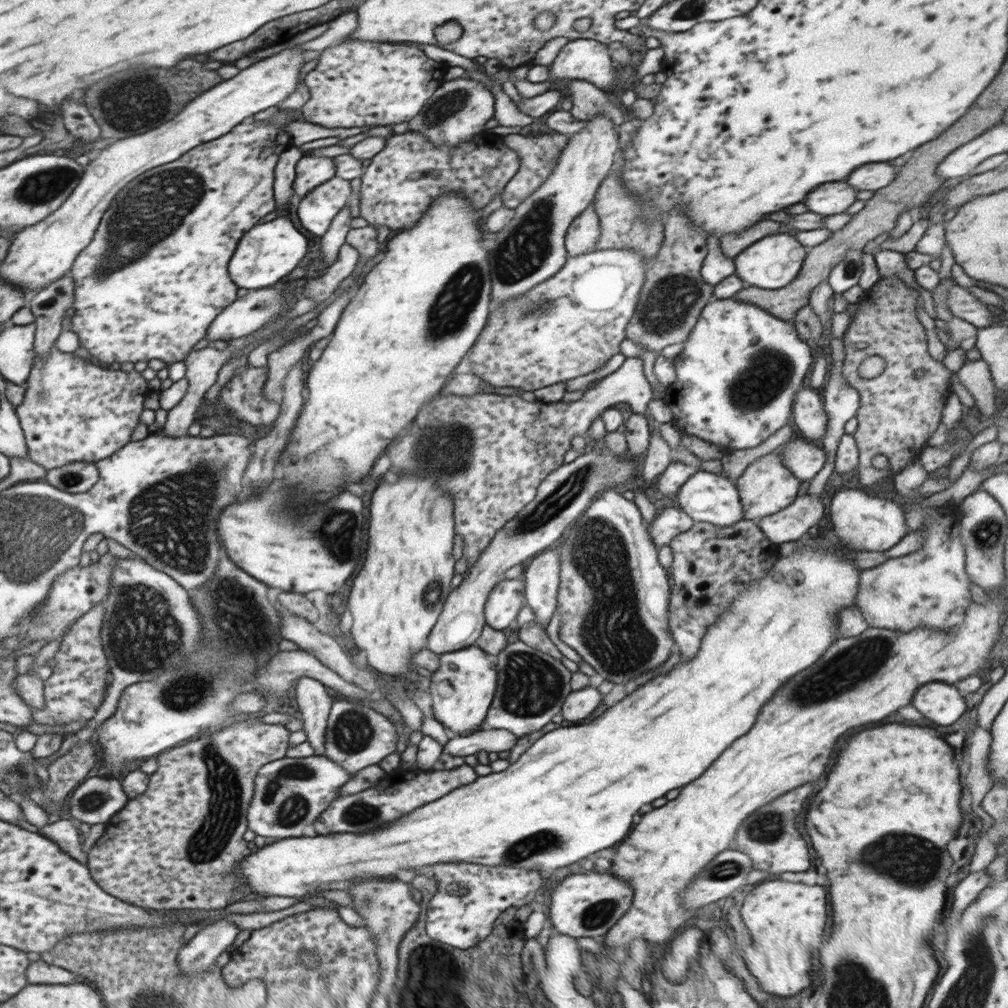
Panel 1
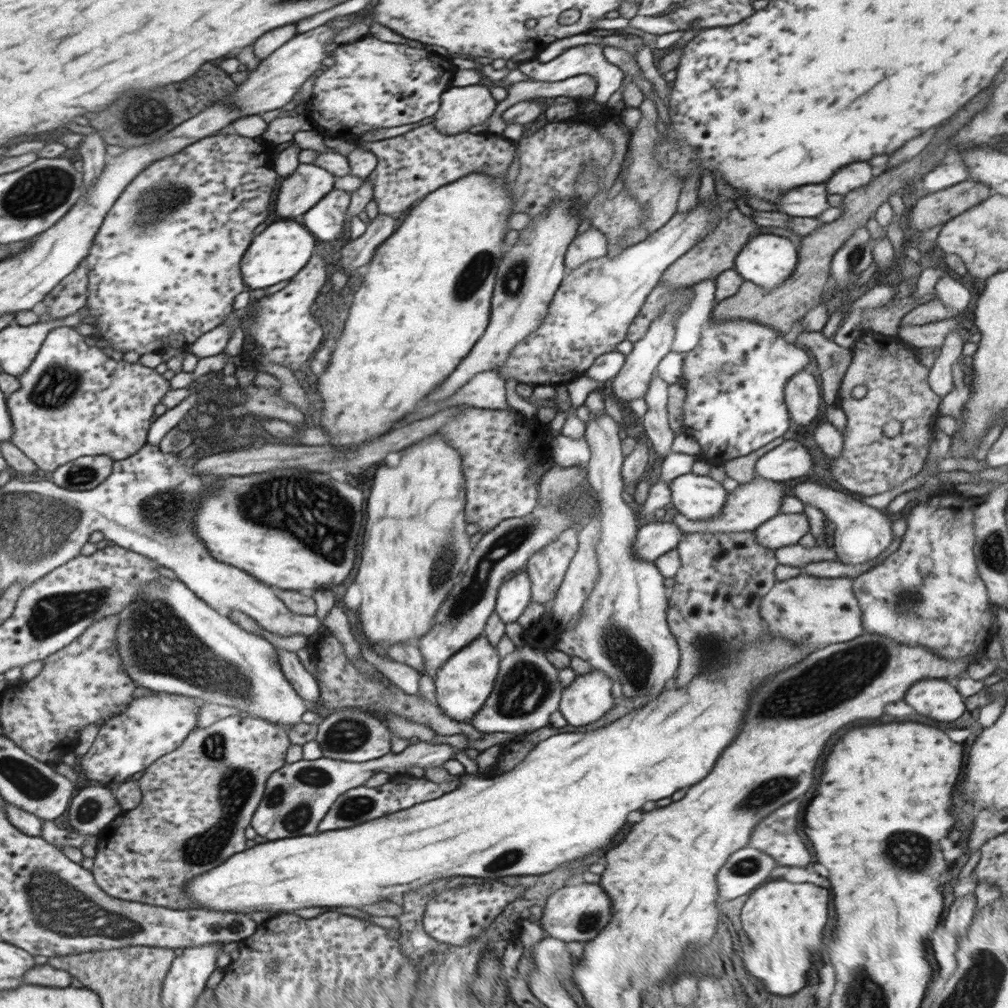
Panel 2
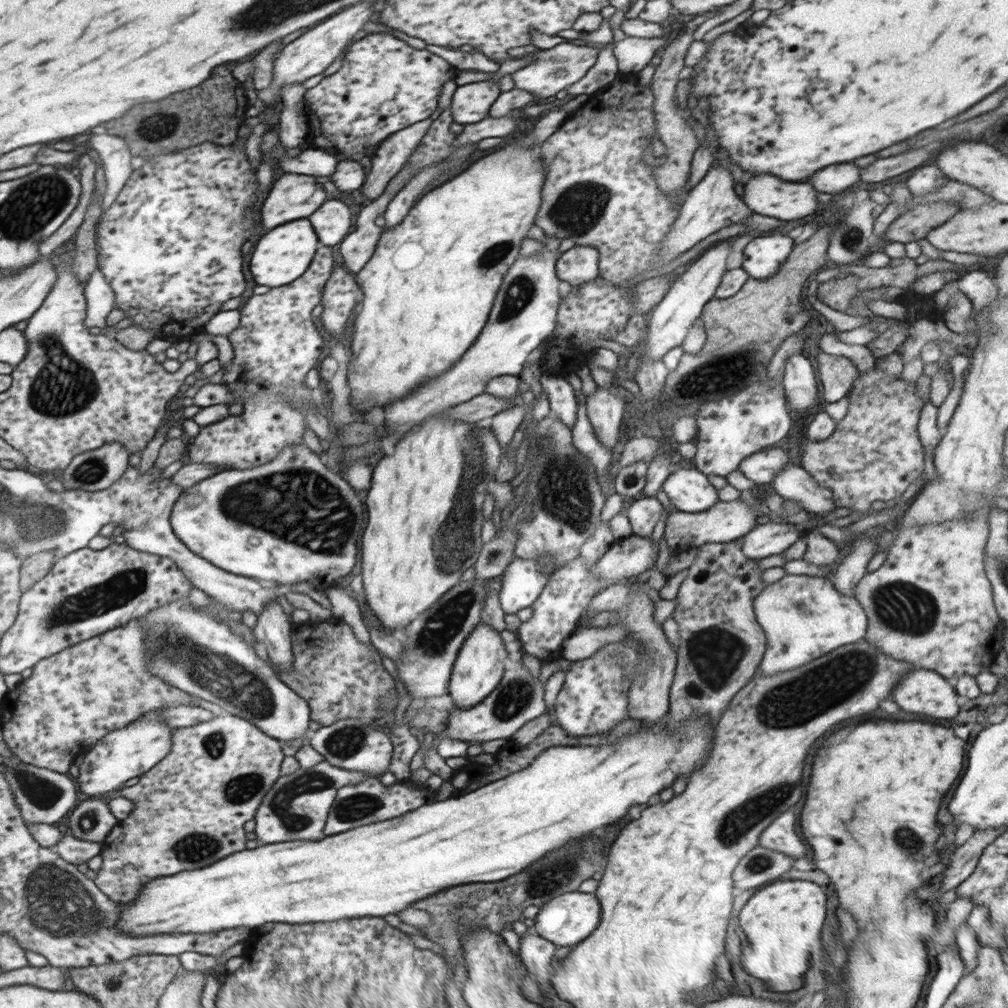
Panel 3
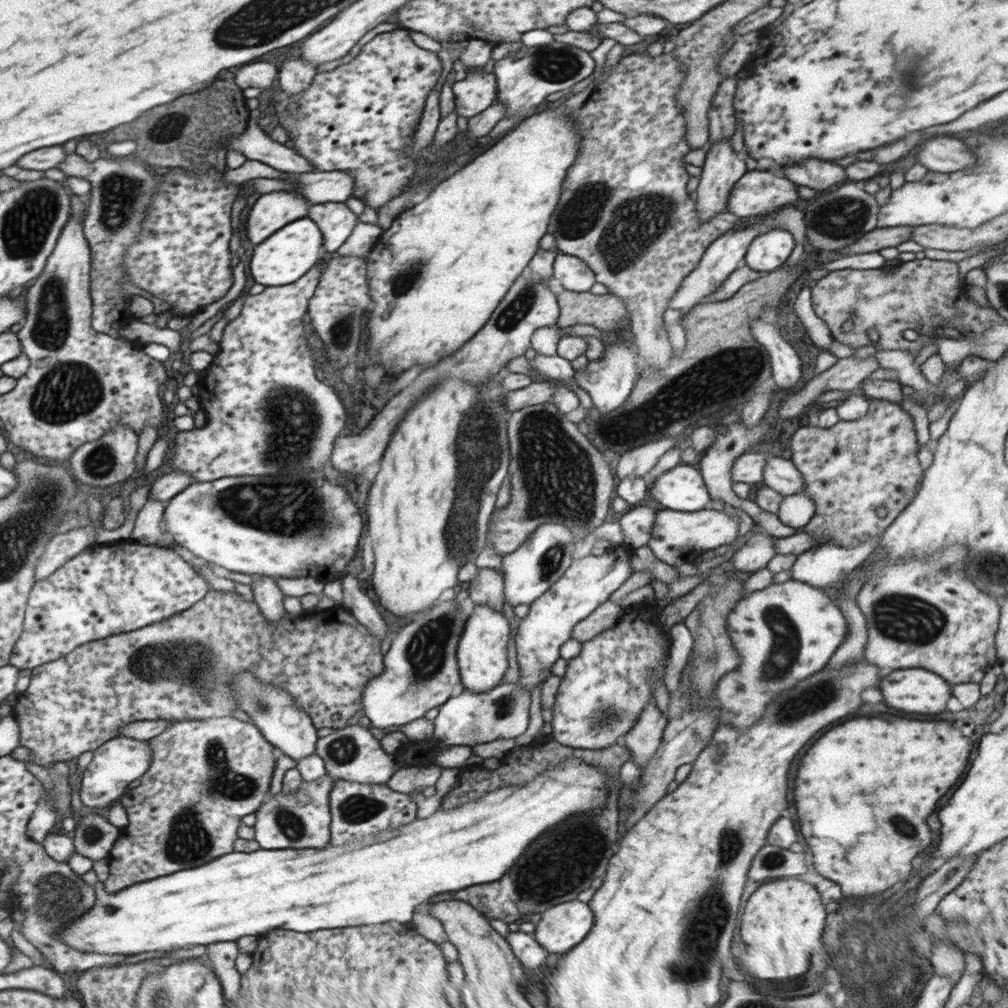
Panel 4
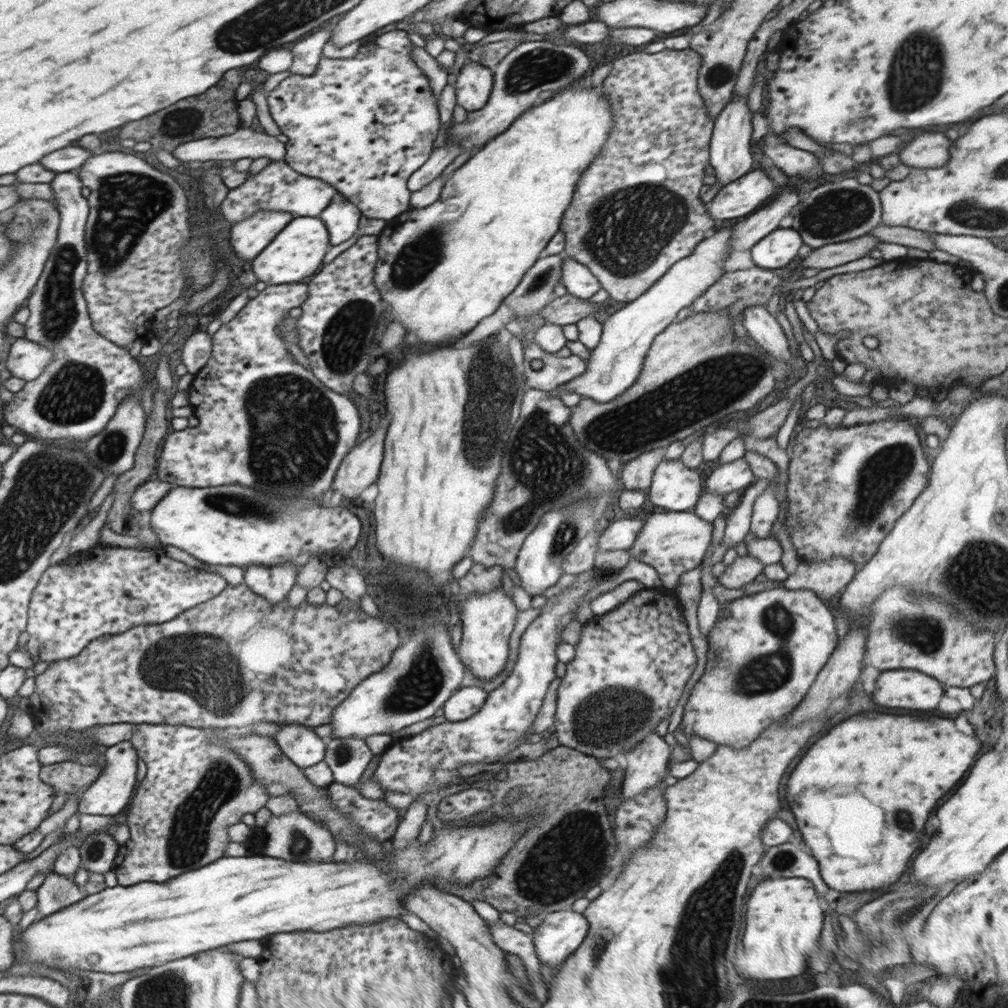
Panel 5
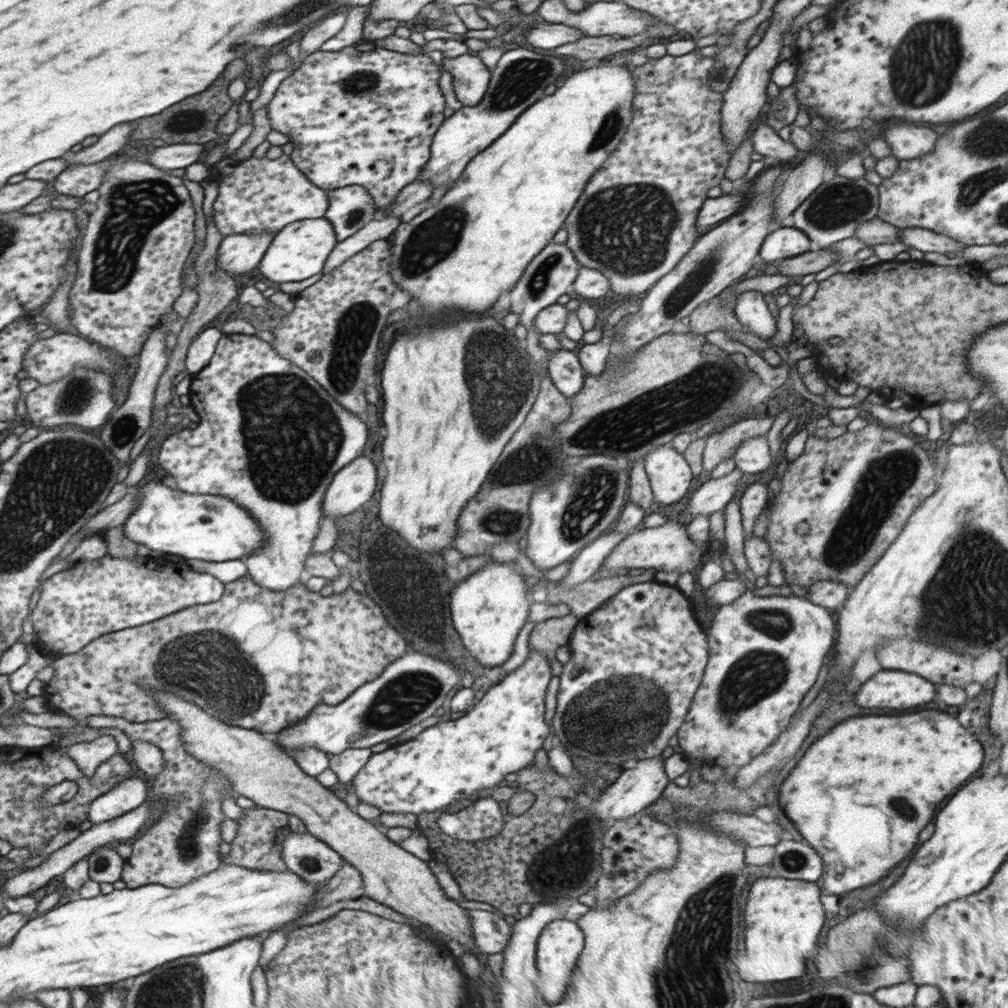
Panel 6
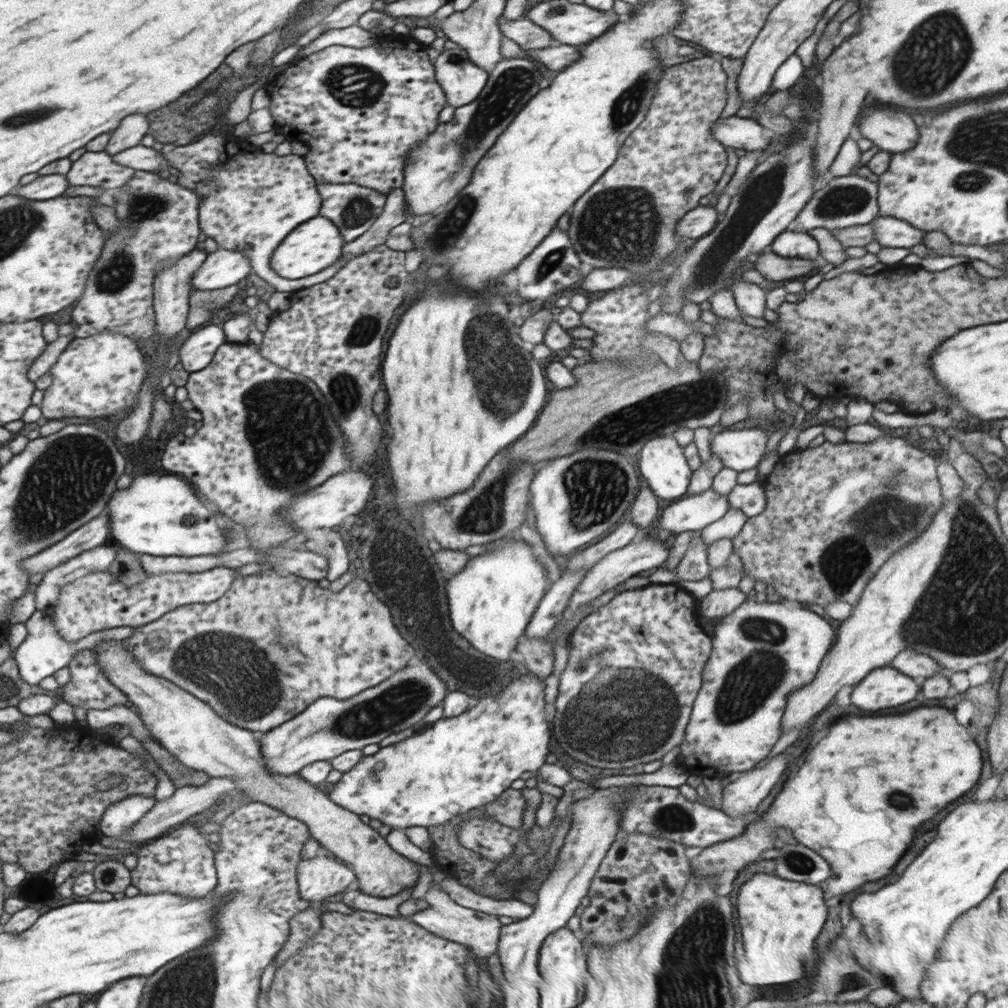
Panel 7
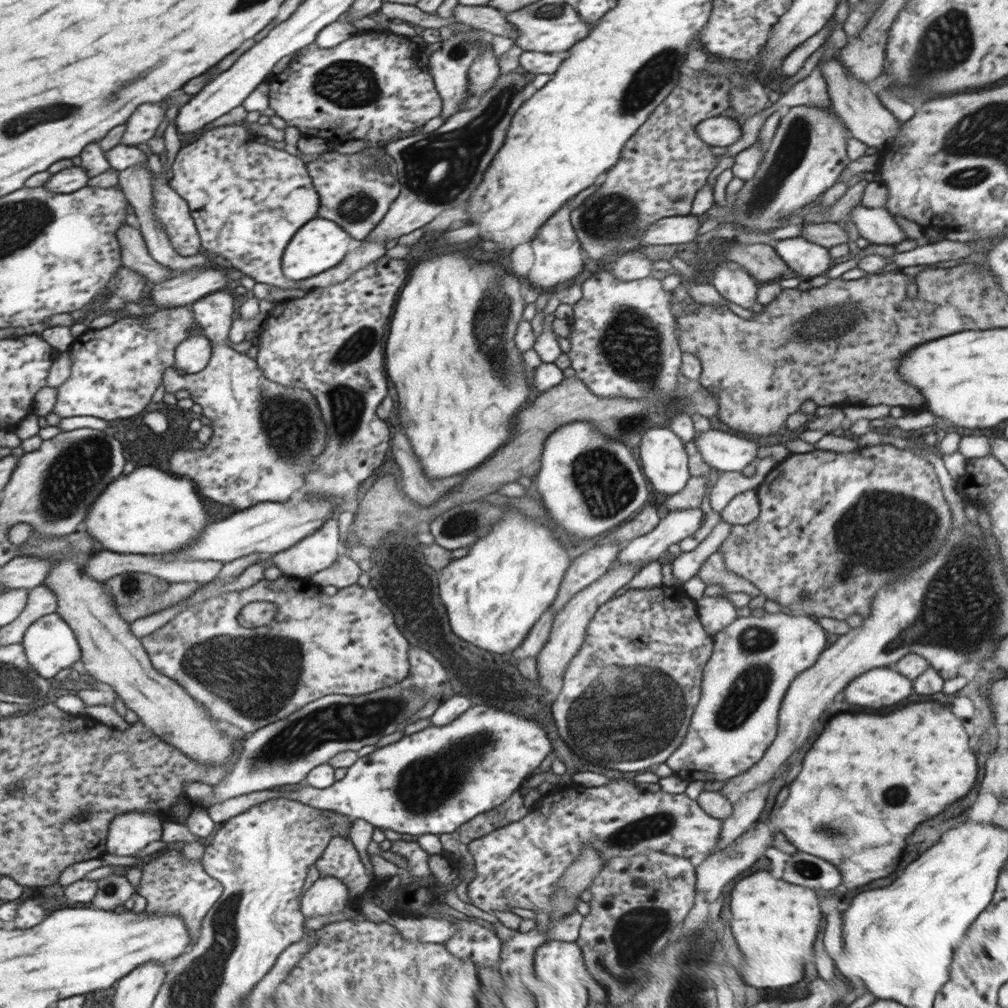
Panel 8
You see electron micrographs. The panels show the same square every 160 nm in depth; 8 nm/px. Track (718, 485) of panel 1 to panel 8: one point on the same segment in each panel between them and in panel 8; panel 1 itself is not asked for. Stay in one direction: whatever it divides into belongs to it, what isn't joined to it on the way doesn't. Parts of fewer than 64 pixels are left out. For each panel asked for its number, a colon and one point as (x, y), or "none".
2: (699, 498)
3: (688, 489)
4: (682, 488)
5: (675, 486)
6: (669, 474)
7: (662, 466)
8: (664, 459)

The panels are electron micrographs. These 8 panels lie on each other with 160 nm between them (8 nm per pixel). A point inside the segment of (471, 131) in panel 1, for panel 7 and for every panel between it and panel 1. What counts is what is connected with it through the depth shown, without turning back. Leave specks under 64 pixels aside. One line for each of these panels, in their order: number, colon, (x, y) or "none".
2: (461, 107)
3: (470, 103)
4: (477, 91)
5: (474, 83)
6: (471, 78)
7: (462, 82)

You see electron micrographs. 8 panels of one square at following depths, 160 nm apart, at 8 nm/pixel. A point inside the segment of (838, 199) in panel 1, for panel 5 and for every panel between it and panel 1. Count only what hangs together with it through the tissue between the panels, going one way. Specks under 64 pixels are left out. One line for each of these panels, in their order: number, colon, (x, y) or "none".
2: (808, 201)
3: (765, 195)
4: (758, 193)
5: (745, 195)

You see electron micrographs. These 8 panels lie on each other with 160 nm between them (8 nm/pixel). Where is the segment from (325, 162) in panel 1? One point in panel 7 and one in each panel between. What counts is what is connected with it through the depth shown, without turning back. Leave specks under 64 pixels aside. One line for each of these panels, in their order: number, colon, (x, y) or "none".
2: (306, 186)
3: (293, 196)
4: (272, 211)
5: (248, 238)
6: (238, 253)
7: (222, 268)

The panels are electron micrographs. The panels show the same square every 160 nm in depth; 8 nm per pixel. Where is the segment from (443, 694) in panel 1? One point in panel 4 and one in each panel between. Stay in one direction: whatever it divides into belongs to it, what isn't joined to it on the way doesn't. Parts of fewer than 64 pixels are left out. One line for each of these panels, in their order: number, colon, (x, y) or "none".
2: (463, 684)
3: (482, 659)
4: (481, 652)

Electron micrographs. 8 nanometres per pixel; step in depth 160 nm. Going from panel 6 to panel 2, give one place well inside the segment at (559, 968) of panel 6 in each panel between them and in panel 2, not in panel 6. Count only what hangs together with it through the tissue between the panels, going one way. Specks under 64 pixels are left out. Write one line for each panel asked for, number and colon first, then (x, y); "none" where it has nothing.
2: (578, 913)
3: (568, 919)
4: (562, 927)
5: (562, 932)

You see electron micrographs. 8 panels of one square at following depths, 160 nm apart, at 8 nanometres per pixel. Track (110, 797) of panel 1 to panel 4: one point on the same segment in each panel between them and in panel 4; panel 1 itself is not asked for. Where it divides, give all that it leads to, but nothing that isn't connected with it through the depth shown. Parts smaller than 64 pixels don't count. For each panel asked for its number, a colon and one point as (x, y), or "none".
2: (93, 808)
3: (92, 820)
4: (94, 836)

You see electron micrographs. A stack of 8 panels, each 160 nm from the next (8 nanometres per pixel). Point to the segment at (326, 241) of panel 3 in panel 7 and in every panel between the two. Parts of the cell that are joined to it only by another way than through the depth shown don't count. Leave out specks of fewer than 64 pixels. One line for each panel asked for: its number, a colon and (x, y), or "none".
4: (335, 219)
5: (341, 216)
6: (350, 208)
7: (353, 208)

